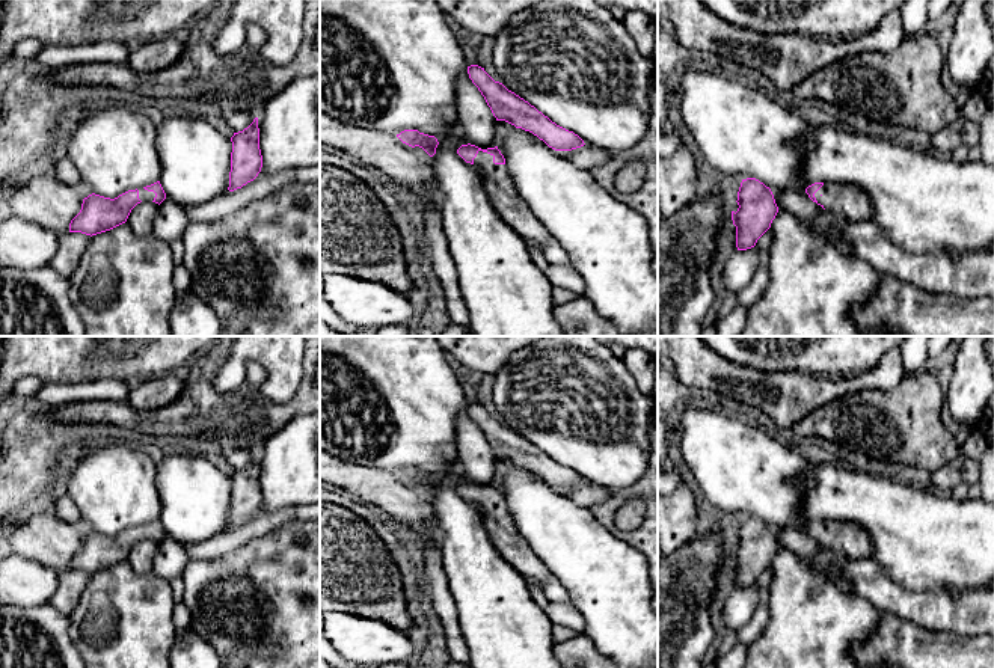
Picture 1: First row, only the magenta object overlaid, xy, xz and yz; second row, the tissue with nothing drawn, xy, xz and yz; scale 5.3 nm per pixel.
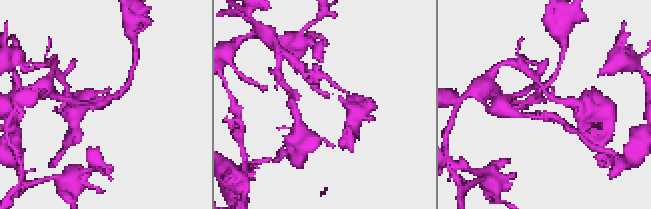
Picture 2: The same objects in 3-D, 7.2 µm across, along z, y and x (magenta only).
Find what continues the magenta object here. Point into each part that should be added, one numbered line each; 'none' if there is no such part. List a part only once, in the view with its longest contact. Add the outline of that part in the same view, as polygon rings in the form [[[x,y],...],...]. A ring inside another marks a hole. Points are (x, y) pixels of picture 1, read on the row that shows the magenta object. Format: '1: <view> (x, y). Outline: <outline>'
1: xz (501, 192). Outline: [[[478,151],[474,158],[489,202],[499,217],[516,229],[526,243],[543,250],[551,237],[520,198],[505,164],[495,164],[493,155]]]

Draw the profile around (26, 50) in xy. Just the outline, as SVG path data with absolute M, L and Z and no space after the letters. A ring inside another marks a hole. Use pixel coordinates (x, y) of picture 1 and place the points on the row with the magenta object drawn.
M23 39L15 44L12 57L23 62L33 62L45 45L36 39Z

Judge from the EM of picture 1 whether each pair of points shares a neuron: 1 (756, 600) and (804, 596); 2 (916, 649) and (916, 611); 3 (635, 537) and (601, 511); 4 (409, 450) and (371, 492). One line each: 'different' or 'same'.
1: different
2: different
3: same
4: different

